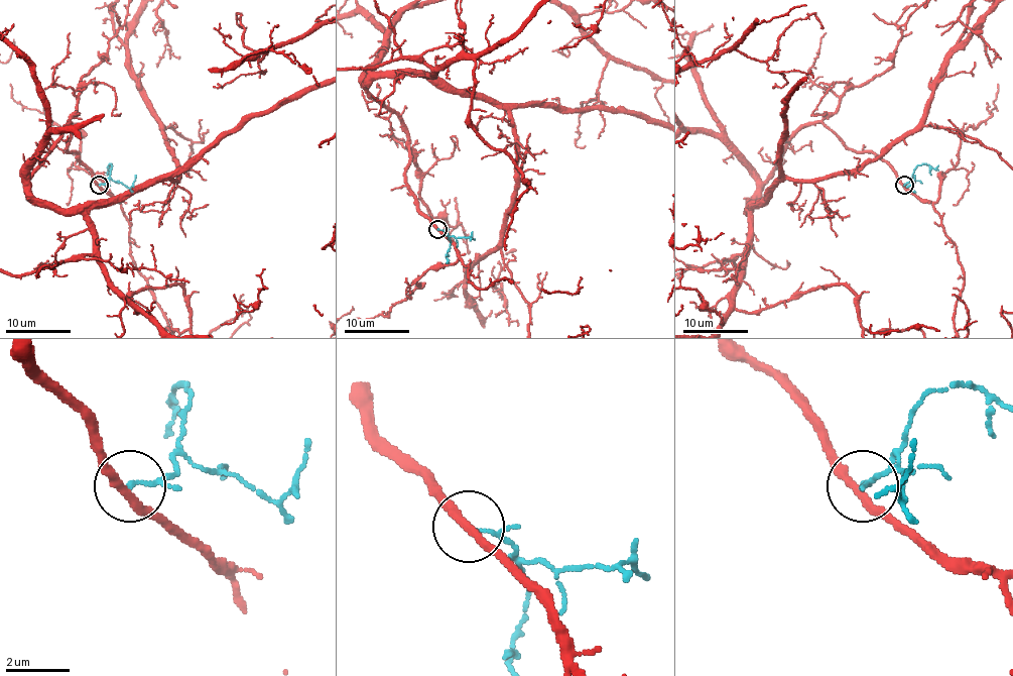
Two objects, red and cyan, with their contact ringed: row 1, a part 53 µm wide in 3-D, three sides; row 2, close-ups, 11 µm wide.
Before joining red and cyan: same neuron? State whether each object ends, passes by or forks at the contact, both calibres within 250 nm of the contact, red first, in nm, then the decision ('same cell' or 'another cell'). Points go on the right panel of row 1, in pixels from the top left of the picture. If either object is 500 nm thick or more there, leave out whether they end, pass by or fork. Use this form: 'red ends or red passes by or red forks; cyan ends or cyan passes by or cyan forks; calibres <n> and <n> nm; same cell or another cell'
red passes by; cyan passes by; calibres 280 and 90 nm; another cell

